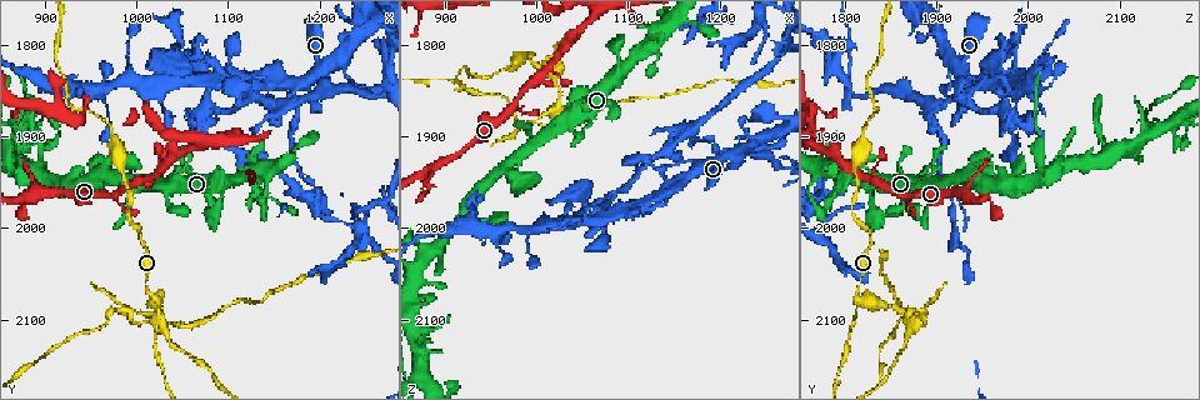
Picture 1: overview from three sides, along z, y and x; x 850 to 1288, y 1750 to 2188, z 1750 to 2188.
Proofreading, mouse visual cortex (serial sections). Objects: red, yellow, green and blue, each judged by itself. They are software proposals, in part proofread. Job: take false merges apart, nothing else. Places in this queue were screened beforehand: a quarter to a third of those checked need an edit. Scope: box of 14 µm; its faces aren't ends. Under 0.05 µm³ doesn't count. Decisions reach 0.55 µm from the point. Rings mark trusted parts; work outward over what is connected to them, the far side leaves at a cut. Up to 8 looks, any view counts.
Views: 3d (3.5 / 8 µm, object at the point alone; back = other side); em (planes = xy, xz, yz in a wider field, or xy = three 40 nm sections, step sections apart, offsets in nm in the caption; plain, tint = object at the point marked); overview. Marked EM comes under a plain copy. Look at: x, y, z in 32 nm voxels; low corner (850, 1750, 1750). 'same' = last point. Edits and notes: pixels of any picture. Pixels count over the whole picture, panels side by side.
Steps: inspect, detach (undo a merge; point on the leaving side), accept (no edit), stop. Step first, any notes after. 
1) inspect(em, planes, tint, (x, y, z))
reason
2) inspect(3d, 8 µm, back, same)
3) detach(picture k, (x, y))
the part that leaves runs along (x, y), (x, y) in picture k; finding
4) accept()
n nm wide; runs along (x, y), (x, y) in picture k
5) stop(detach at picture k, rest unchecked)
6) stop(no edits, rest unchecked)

inspect(3d, 3.5 µm, (1120, 1850, 1930))
a fork

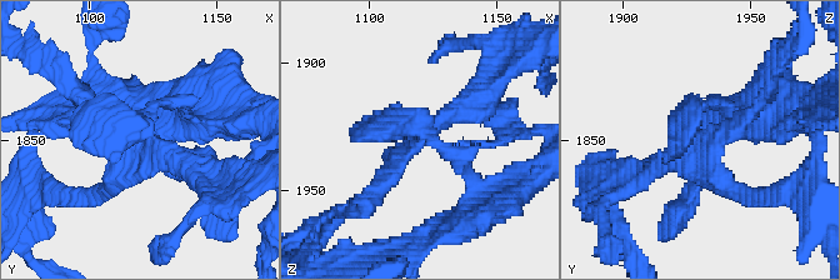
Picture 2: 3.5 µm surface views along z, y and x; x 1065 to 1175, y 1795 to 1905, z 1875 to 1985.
inspect(em, xy, step 2, tint, (1124, 1848, 1926))
need the tissue

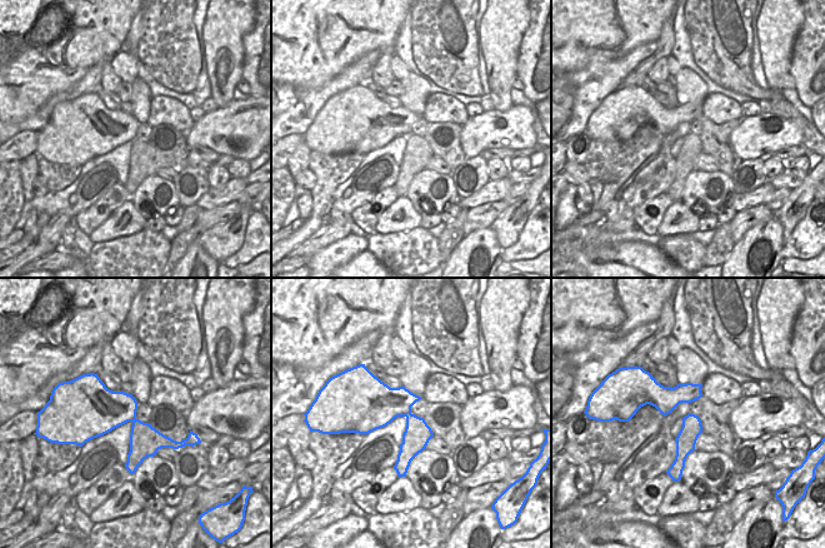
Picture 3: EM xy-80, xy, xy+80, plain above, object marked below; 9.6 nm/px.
inspect(em, xy, step 3, tint, same)
cut it another way

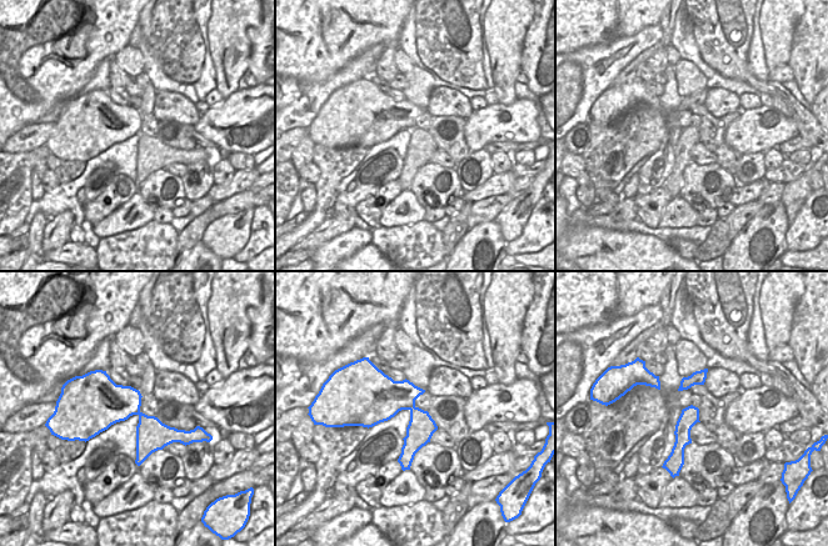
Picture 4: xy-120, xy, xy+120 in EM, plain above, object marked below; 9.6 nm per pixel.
detach(picture 2, (326, 231))
border along (414, 406), (410, 410) in picture 4; a second cell is stuck on

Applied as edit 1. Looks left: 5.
inspect(overview)
see it whole again

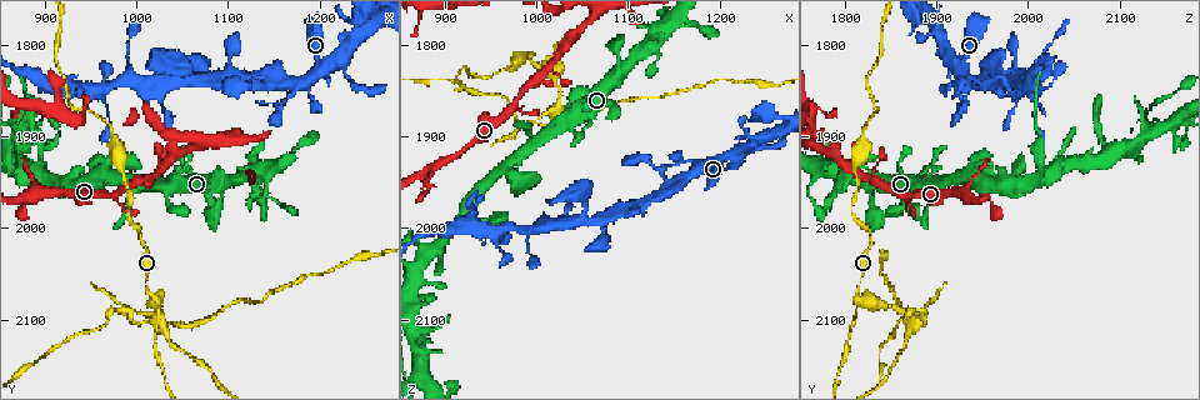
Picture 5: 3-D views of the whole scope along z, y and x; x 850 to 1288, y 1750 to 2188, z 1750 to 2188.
inspect(3d, 3.5 µm, back, (1005, 2000, 1825))

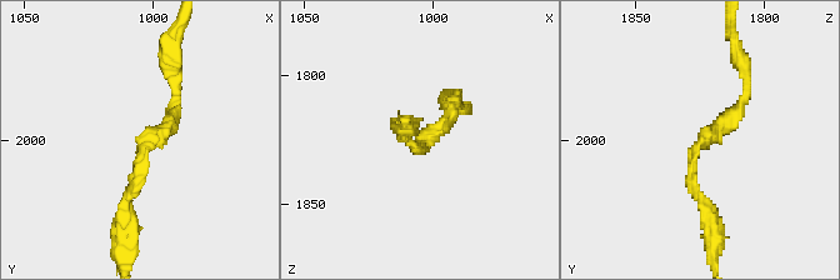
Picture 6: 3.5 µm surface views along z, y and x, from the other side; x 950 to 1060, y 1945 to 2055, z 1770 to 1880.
inspect(em, xy, step 1, tint, (1003, 2004, 1827))
arms of 200, 200 nm; shape alone is not enough

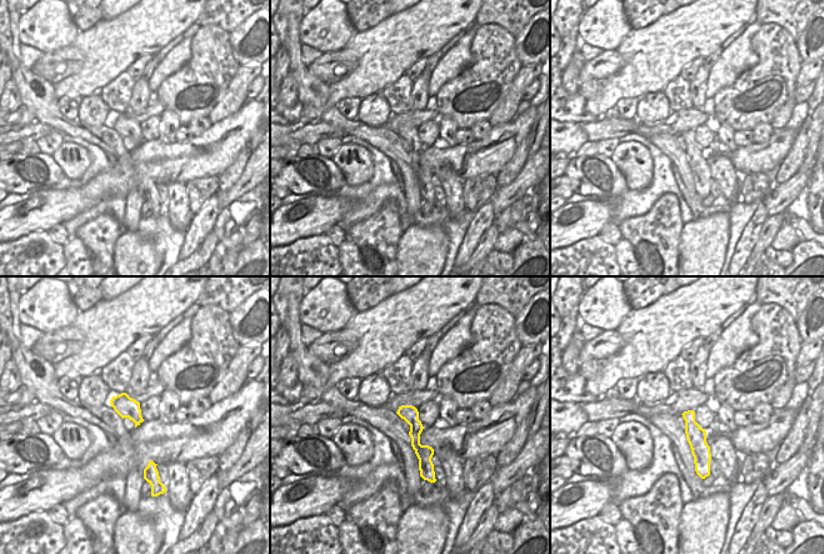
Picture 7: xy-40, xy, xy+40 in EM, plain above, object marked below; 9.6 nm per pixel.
accept()
runs along (124, 235), (143, 146), (170, 124), (178, 96) in picture 6; continuous, no second cell

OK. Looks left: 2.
inspect(3d, 3.5 µm, (1095, 1960, 1830))
four arms meet

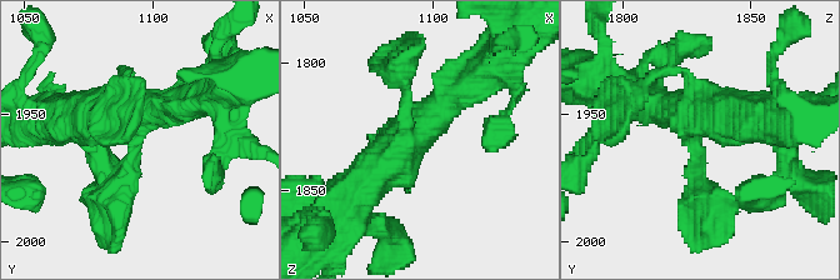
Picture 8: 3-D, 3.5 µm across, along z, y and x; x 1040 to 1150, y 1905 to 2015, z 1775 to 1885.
inspect(em, xy, step 2, tint, (1094, 1958, 1828))
4 arms; arms of 150, 250, 400, 600 nm

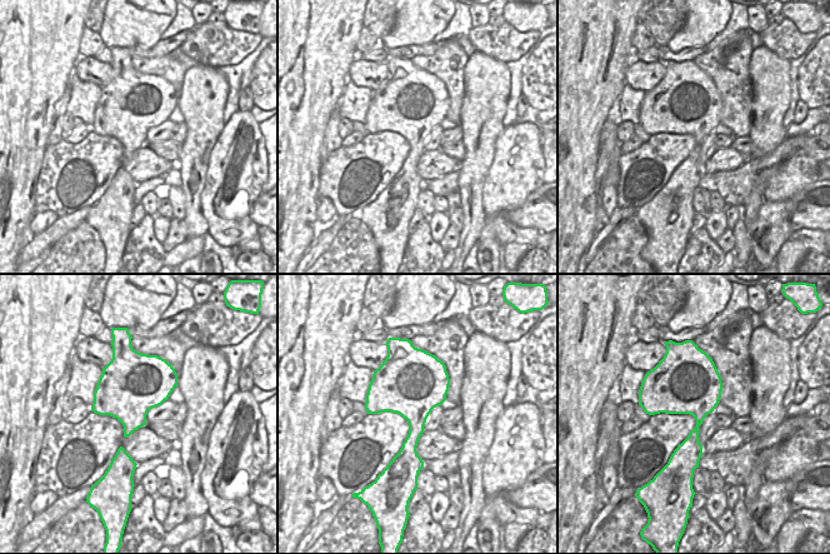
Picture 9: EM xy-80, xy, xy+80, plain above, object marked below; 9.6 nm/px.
accept()
continuous, no second cell

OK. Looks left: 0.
stop(detach at picture 2, rest unchecked)

